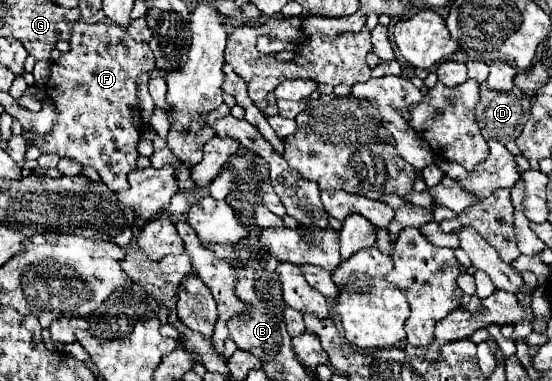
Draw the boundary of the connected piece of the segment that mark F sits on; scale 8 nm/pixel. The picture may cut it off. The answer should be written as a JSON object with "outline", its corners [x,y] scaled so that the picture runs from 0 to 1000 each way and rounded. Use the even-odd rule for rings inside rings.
{"outline":[[[190,45],[179,60],[154,60],[143,50],[132,66],[129,92],[129,129],[114,139],[96,171],[89,218],[82,228],[85,255],[96,265],[96,276],[111,291],[107,312],[96,328],[96,344],[67,365],[63,381],[78,402],[103,402],[107,412],[129,412],[143,423],[147,433],[165,433],[183,459],[183,475],[201,501],[230,496],[230,459],[248,444],[245,423],[252,412],[248,375],[255,360],[255,286],[252,286],[252,255],[248,255],[248,202],[255,192],[274,192],[281,181],[277,134],[270,129],[274,108],[274,76],[266,71],[266,45],[241,50],[234,76],[223,76],[219,66],[208,66],[197,45]]]}

